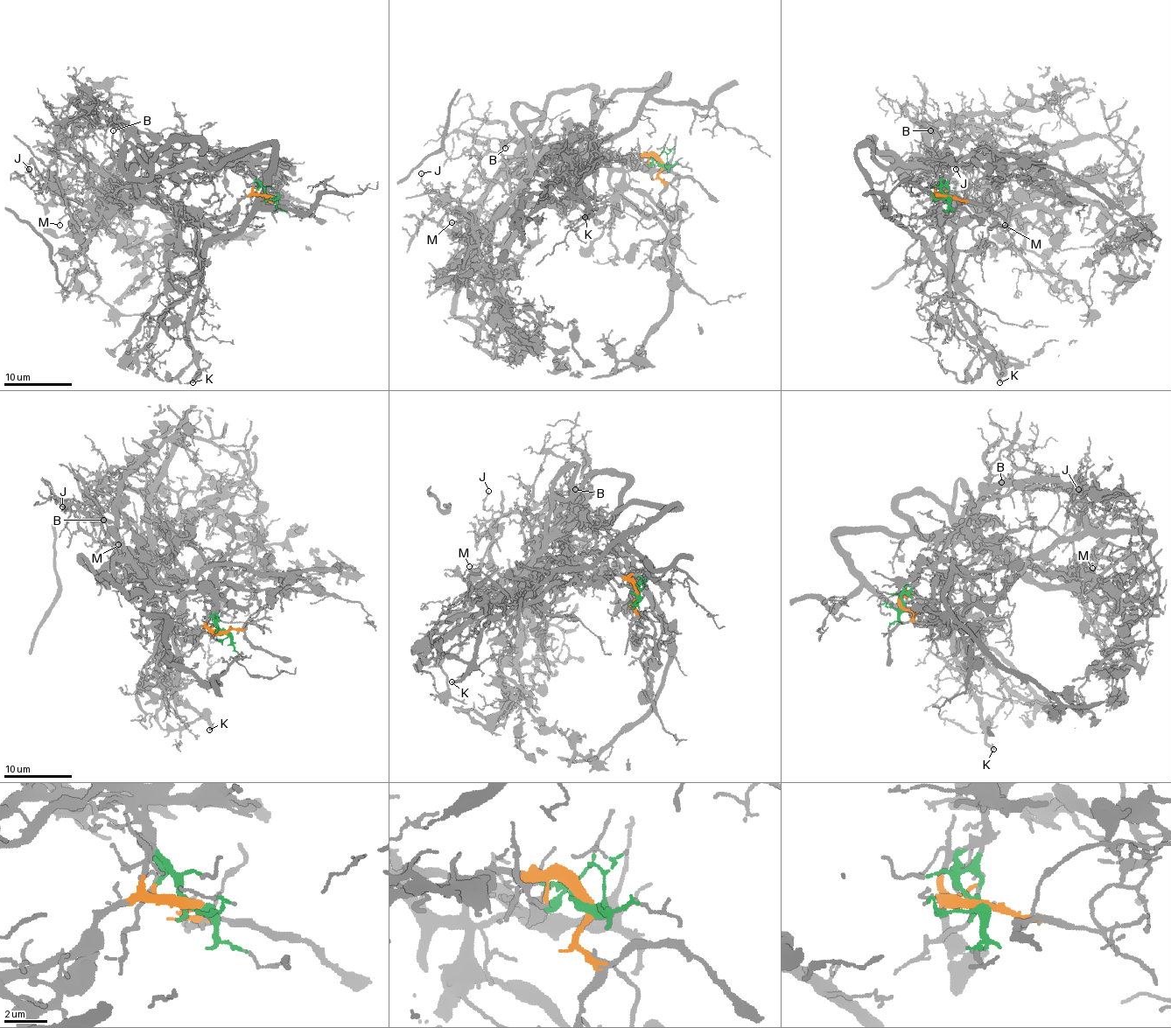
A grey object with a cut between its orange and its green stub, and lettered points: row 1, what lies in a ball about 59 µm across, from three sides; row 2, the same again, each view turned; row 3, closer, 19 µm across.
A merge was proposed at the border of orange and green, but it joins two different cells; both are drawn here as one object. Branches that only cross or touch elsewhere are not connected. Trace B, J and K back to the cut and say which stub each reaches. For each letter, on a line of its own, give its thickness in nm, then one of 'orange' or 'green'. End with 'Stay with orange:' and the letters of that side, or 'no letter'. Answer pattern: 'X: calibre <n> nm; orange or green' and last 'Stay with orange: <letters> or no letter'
B: calibre 70 nm; green
J: calibre 100 nm; orange
K: calibre 220 nm; orange
Stay with orange: J, K

